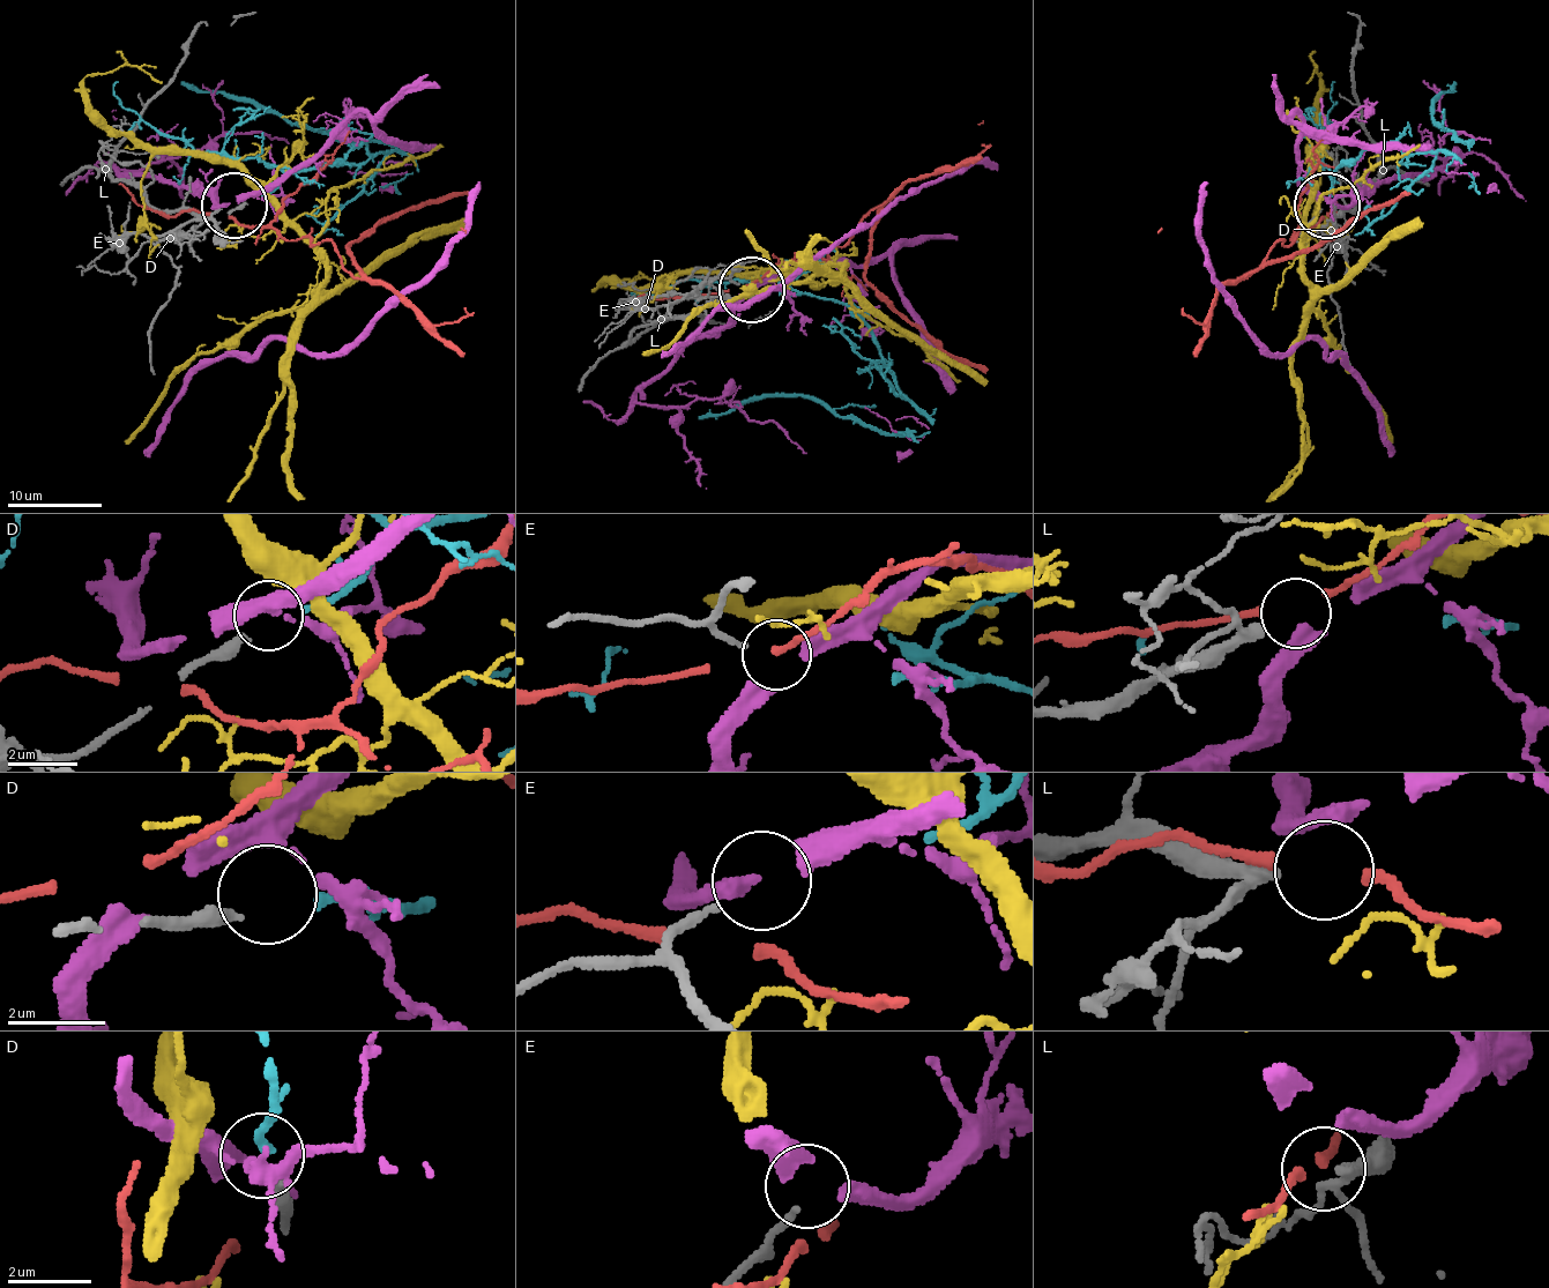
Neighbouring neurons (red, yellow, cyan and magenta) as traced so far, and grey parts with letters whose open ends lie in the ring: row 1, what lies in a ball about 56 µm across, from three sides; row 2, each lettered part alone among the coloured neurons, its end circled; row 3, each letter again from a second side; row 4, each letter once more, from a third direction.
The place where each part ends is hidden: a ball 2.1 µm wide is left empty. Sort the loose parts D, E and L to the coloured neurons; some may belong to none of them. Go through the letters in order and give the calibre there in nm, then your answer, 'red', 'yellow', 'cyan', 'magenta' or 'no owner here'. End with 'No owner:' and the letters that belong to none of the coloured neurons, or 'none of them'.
D: calibre 340 nm; cyan
E: calibre 170 nm; magenta
L: calibre 200 nm; no owner here
No owner: L

